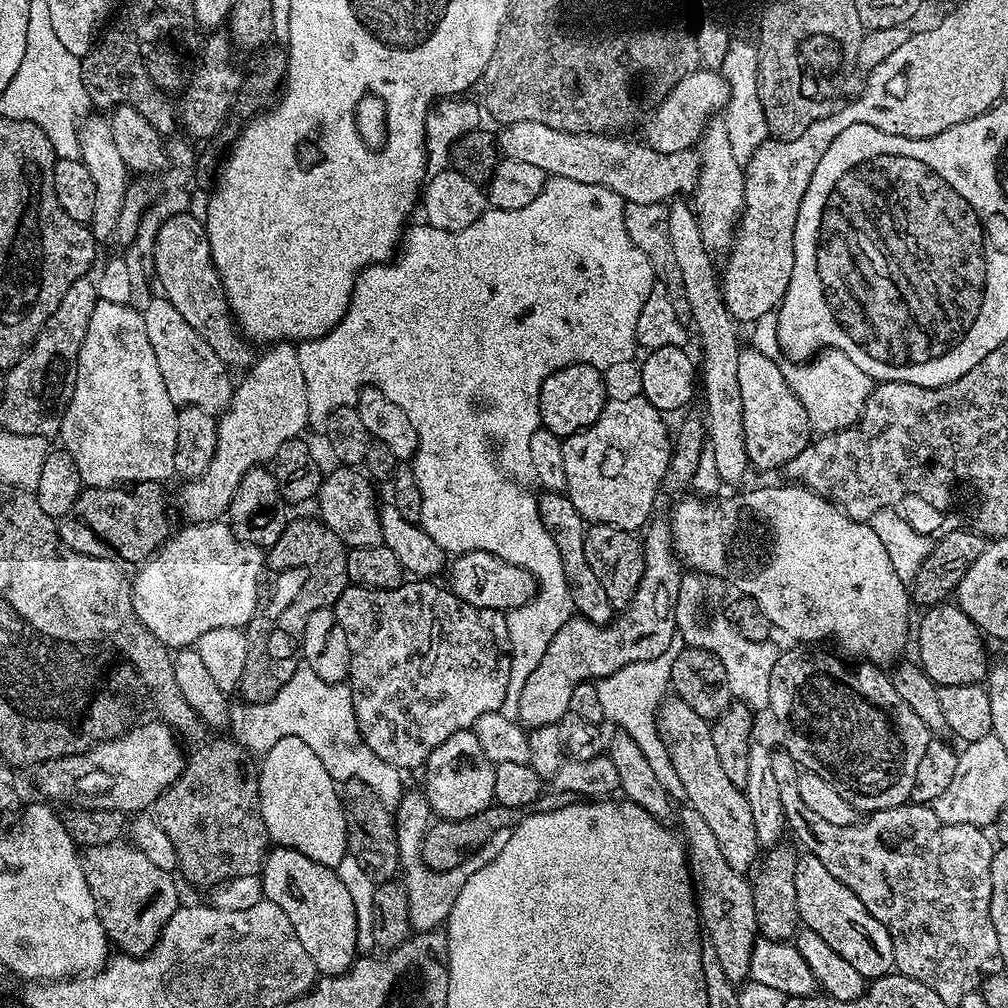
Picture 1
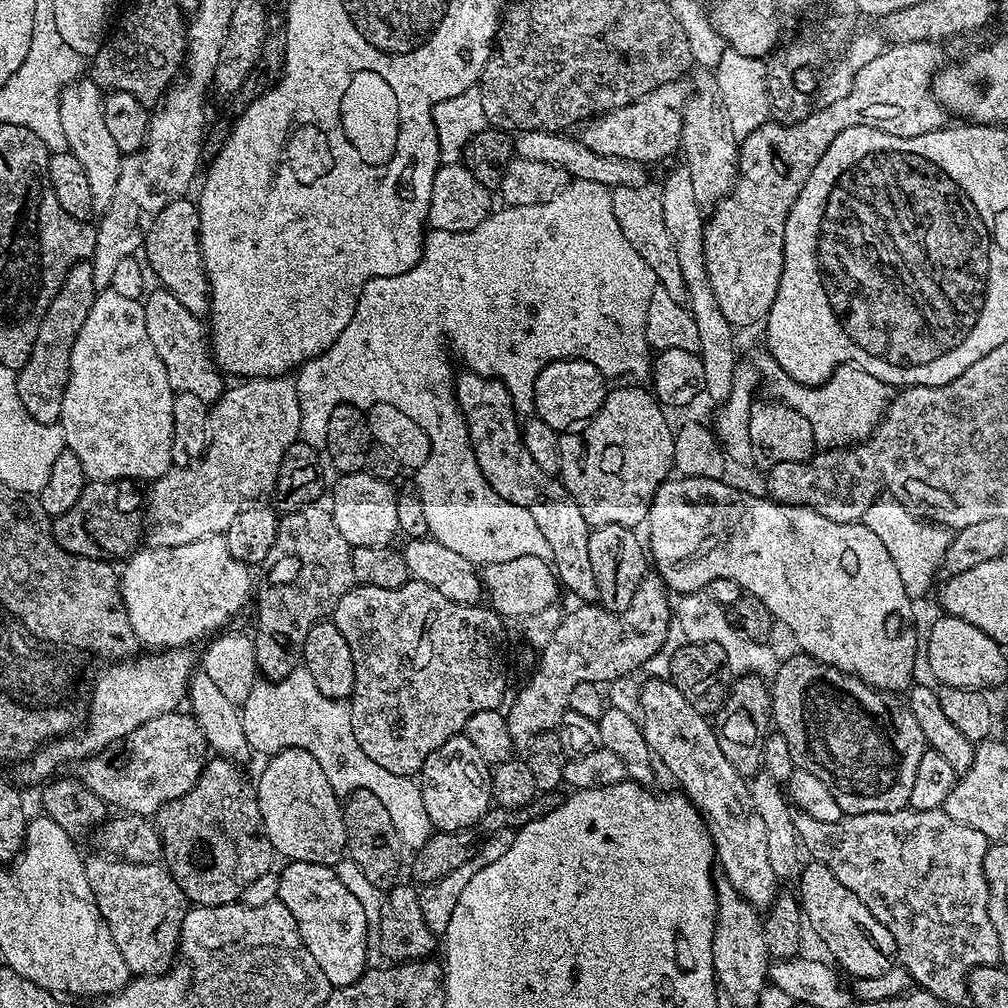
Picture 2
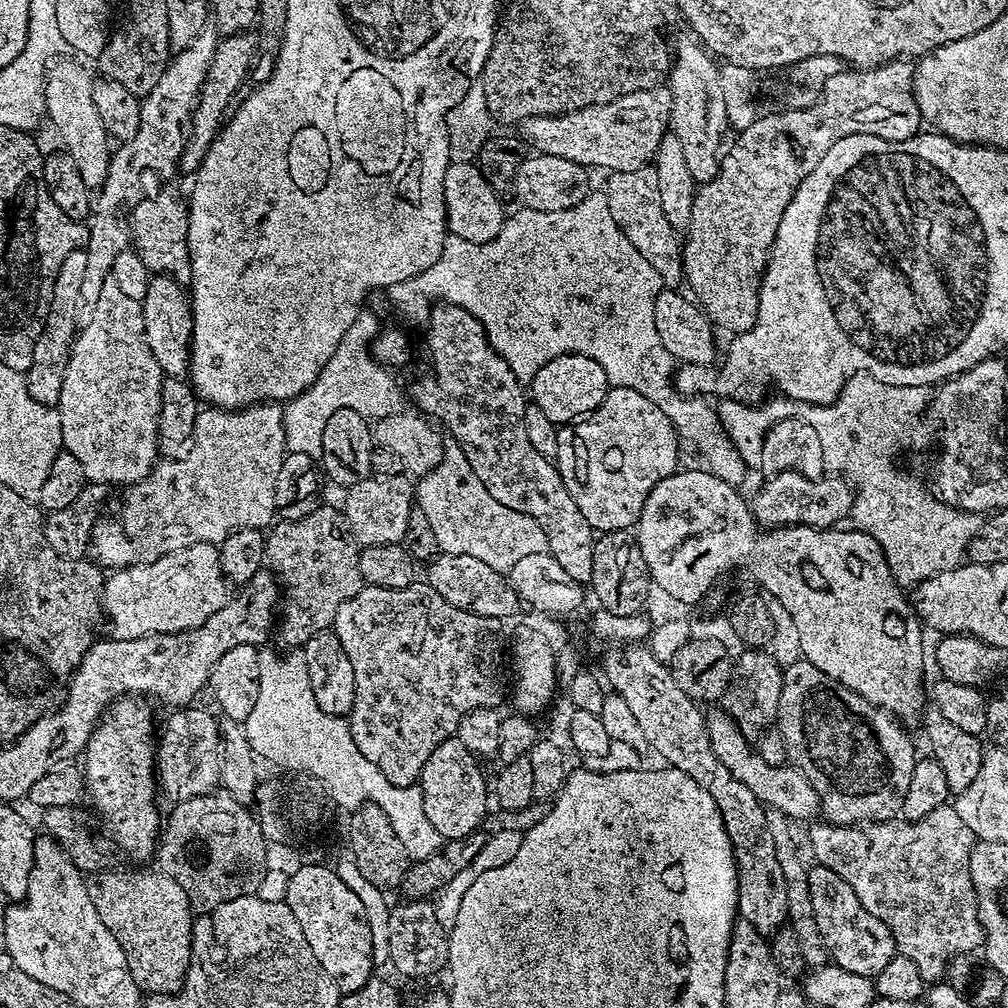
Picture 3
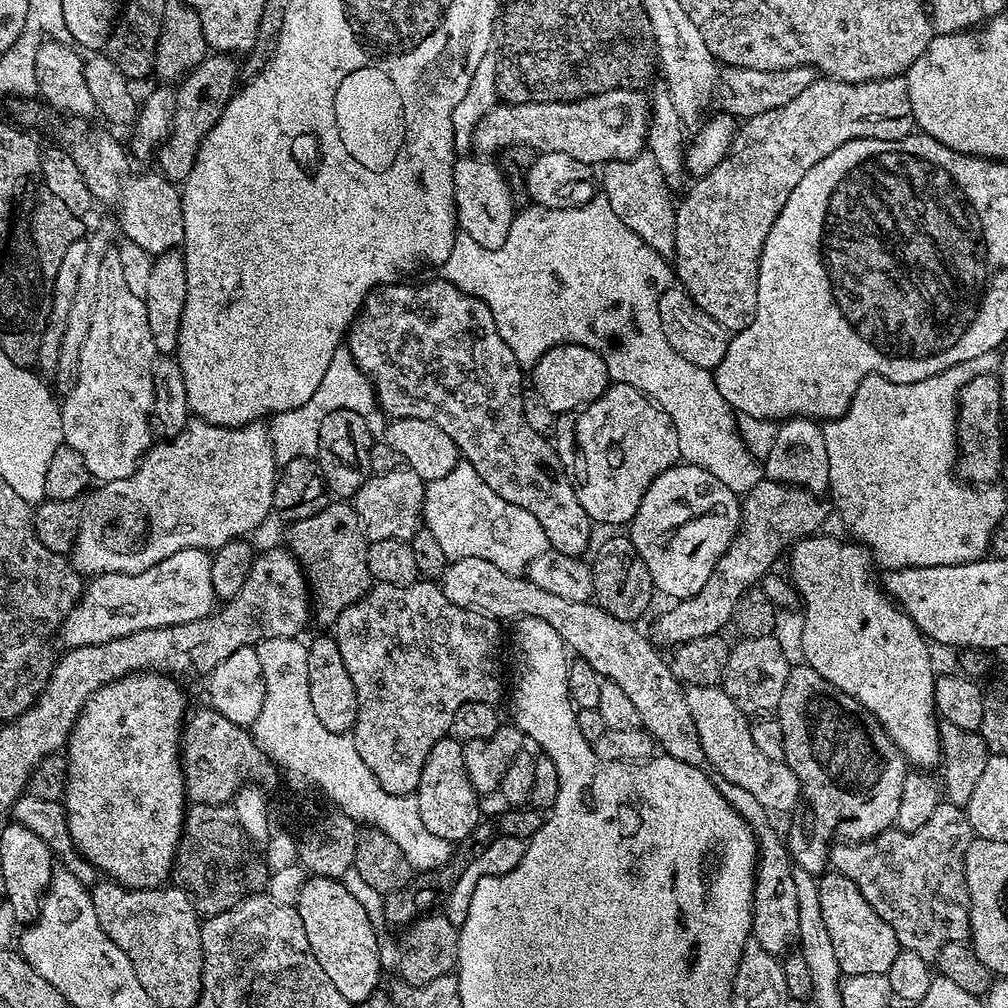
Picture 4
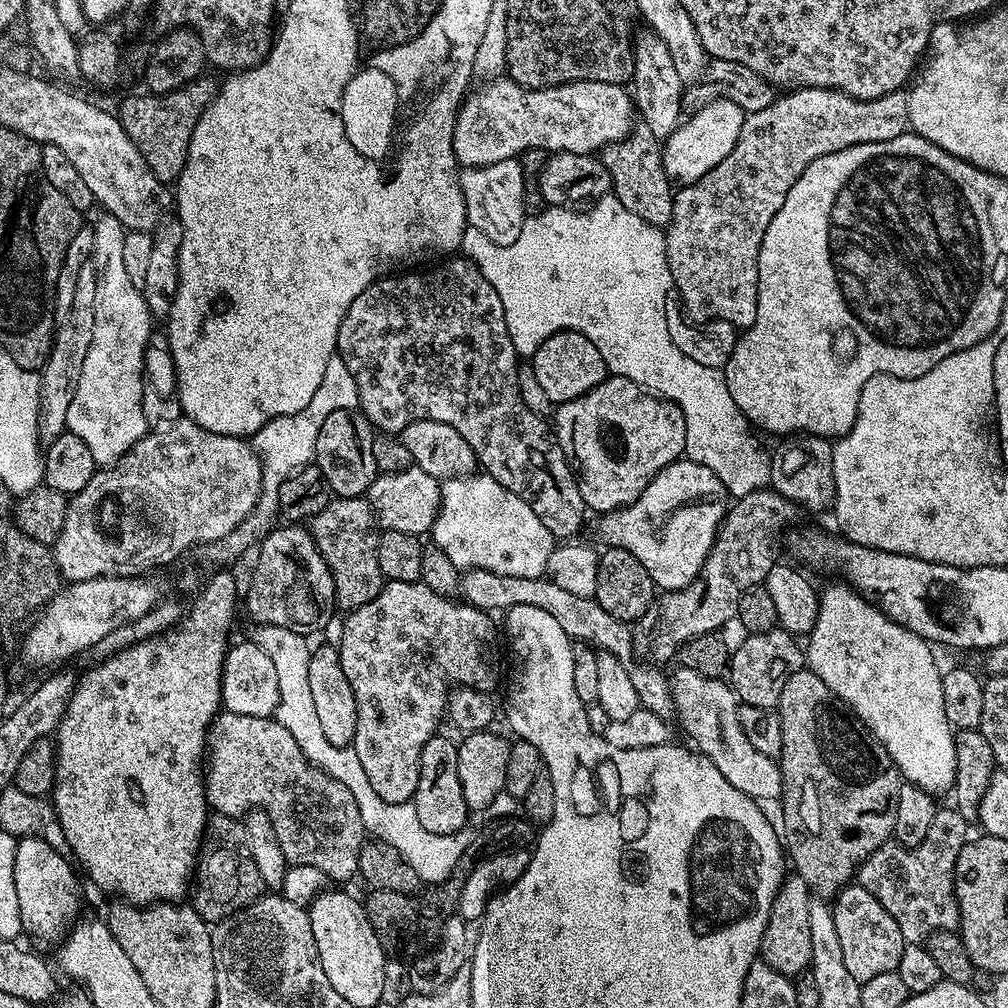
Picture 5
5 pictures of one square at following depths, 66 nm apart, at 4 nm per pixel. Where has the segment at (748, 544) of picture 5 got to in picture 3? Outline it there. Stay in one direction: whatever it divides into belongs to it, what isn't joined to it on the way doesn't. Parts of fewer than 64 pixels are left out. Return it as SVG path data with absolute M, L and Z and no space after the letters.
M779 472L767 477L765 484L750 496L752 518L767 530L773 526L805 524L811 528L834 528L852 510L852 485L836 474L825 474L816 480L797 472Z

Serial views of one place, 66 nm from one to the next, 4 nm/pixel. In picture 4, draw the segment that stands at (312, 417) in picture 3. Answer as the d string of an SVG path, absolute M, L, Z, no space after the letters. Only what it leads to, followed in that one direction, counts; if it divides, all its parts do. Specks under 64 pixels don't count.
M341 346L334 354L334 358L330 358L330 367L326 369L326 375L322 377L318 390L314 390L310 402L302 402L302 406L294 410L277 412L271 417L270 431L277 465L282 466L299 456L315 457L318 450L318 430L326 414L334 410L354 410L368 418L371 417L372 411L377 411L377 408L376 389L373 388L372 381L352 361L347 347Z

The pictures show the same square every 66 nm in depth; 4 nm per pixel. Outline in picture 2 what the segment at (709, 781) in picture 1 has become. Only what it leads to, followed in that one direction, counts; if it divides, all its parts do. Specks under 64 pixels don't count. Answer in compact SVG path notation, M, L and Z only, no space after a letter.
M648 678L640 688L640 712L638 723L644 729L644 737L661 765L668 767L668 772L681 784L683 791L700 809L714 843L714 854L718 864L724 867L723 875L743 894L744 900L750 902L758 910L767 910L778 895L778 877L774 874L774 866L770 866L770 850L766 844L766 825L762 822L762 814L754 806L754 798L748 789L749 781L730 766L726 754L722 754L722 746L718 746L718 732L712 728L709 717L703 716L686 698L682 698L682 690L672 684L668 678Z

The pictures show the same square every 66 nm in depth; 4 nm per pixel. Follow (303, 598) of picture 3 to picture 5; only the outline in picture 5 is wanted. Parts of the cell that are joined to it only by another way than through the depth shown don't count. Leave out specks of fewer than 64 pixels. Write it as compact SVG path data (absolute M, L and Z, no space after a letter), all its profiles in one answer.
M358 496L334 498L326 510L312 517L310 531L334 580L337 609L351 610L366 606L370 598L383 590L386 581L378 566L381 529L367 499Z

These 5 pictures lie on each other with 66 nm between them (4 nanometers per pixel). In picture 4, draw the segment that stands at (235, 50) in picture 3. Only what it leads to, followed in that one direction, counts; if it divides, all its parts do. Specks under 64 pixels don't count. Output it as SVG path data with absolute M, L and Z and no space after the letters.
M228 54L205 56L197 68L193 68L183 77L175 91L176 110L172 114L172 131L158 149L159 171L172 184L183 185L190 170L194 170L194 158L198 158L198 146L202 146L202 138L210 134L214 122L222 118L222 110L226 110L226 106L232 101L232 96L238 91L236 64L232 60L235 59Z

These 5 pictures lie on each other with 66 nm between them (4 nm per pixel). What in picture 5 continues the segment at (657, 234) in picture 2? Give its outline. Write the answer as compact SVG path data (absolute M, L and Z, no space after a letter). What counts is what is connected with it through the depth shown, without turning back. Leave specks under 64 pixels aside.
M643 122L637 123L632 132L624 140L619 140L613 144L607 144L599 153L600 161L606 166L606 170L612 179L611 191L630 210L630 214L638 214L646 222L657 226L666 226L672 221L672 202L674 199L674 184L668 179L664 169L664 154L661 141L650 134L650 130Z

